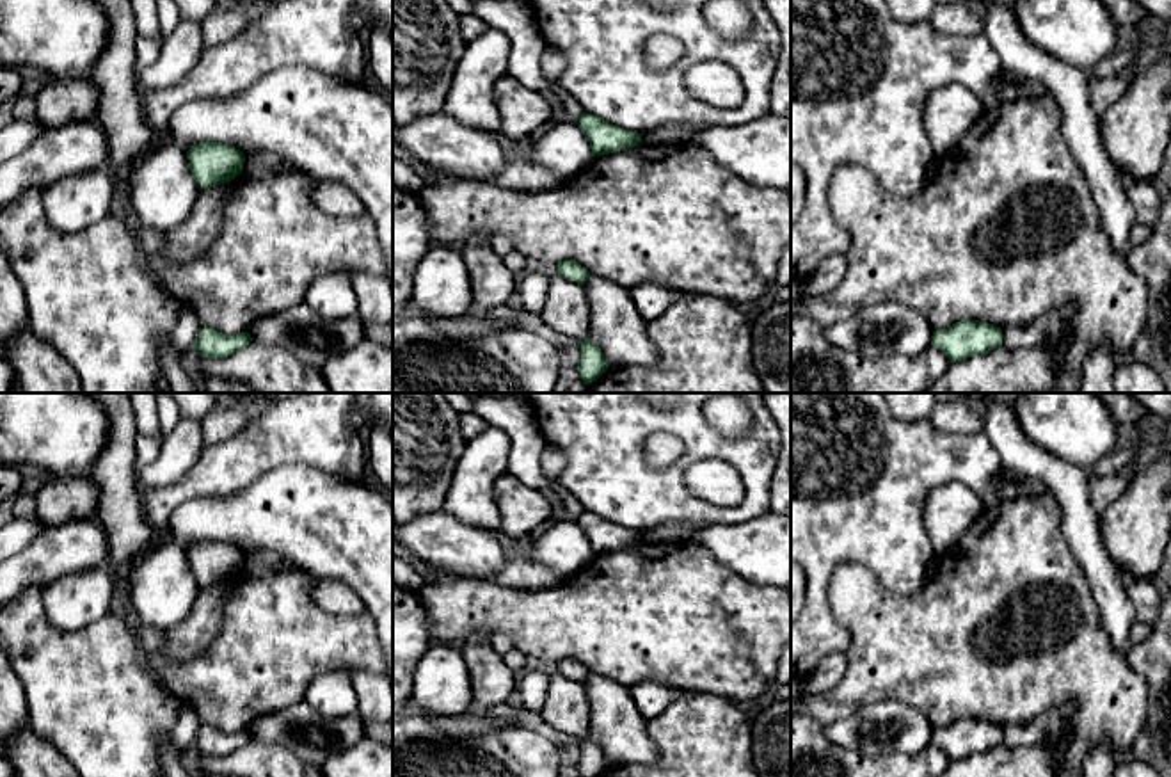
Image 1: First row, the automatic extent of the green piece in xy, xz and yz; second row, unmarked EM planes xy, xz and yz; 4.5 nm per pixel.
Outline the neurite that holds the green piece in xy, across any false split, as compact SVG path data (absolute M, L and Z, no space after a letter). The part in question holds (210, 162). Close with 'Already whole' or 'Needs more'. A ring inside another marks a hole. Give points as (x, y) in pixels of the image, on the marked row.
M199 142L187 151L190 172L197 187L210 188L229 183L243 171L245 156L240 149L222 142Z. Already whole

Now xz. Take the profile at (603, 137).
M583 112L574 123L586 135L592 156L617 153L643 142L641 133L609 124L593 114Z. Already whole

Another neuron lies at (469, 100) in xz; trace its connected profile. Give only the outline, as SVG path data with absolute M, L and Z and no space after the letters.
M487 28L467 41L444 100L444 112L464 124L499 132L494 85L506 75L508 55L510 41L501 30Z

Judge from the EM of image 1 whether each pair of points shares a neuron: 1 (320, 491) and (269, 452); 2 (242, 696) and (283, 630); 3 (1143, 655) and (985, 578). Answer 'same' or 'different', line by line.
1: different
2: same
3: different

